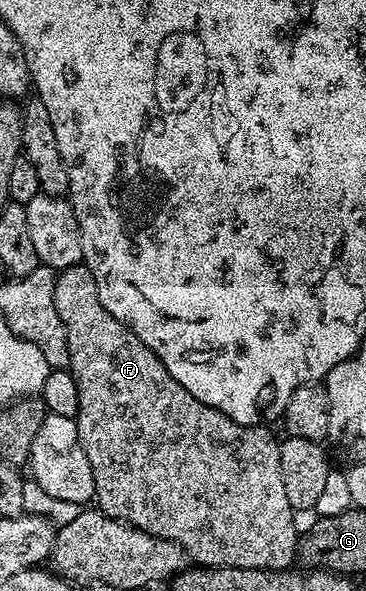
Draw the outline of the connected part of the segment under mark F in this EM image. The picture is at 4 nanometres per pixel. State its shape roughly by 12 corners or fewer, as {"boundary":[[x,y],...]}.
{"boundary":[[99,302],[55,310],[95,504],[206,568],[292,569],[278,437]]}

